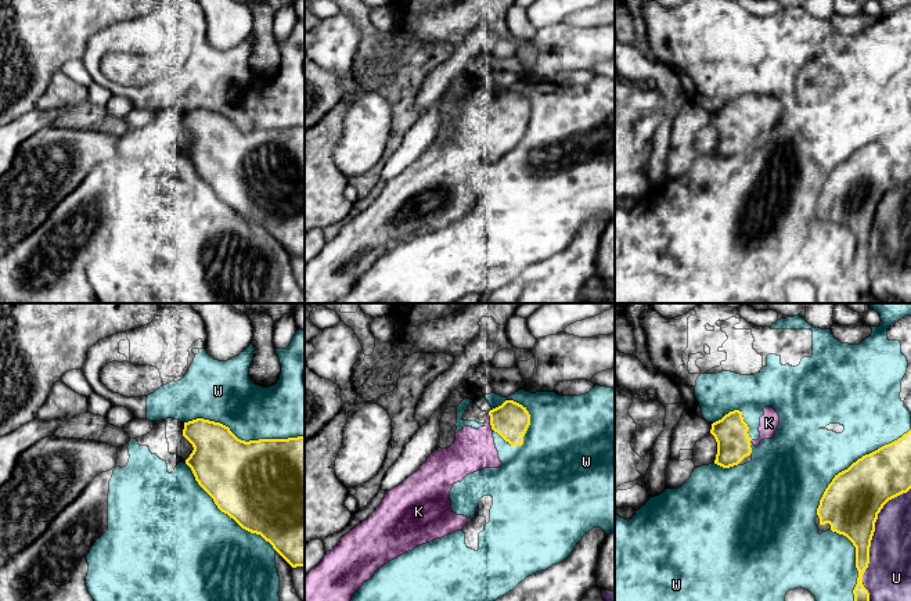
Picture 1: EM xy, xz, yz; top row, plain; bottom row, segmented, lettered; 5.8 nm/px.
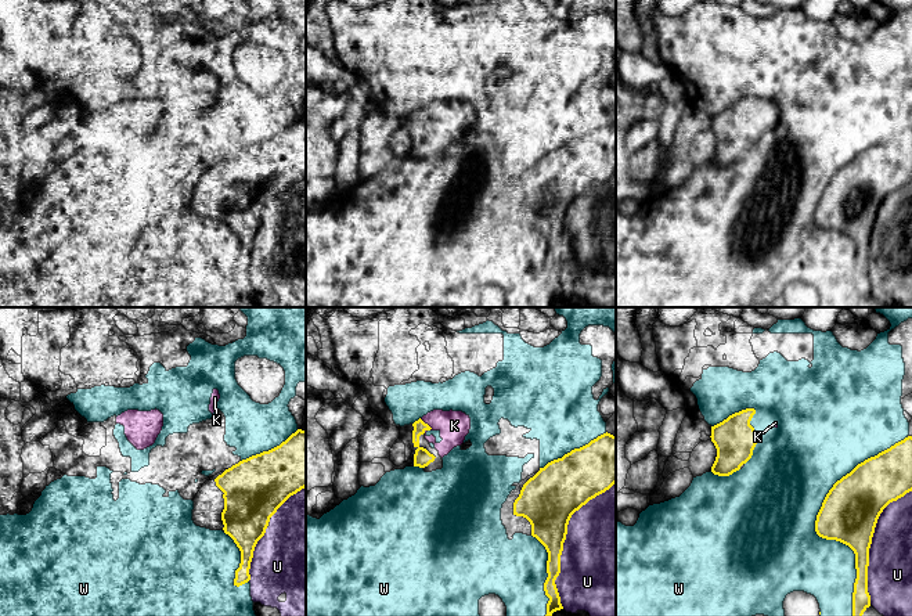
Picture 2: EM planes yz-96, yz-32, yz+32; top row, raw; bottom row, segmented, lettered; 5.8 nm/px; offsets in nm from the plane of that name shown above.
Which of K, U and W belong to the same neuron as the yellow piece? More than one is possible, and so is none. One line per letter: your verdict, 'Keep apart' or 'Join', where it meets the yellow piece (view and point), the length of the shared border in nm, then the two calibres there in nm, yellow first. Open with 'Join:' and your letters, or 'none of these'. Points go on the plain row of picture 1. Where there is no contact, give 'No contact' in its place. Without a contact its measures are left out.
Join: K
K: Join. Touches yellow at xz (490, 111). Shared border 120 nm. Thickness 220 nm (yellow) against 240 nm
U: Keep apart. Touches yellow at yz (870, 231). Shared border 700 nm. Thickness 340 nm (yellow) against 280 nm
W: Keep apart. Touches yellow at xy (244, 130). Shared border 700 nm. Thickness 480 nm (yellow) against 320 nm

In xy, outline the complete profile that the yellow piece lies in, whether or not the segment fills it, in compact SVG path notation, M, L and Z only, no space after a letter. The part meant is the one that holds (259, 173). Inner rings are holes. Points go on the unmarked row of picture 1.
M204 108L184 112L183 126L194 137L186 154L217 198L242 219L260 224L292 258L305 256L305 126L245 132L228 116Z

